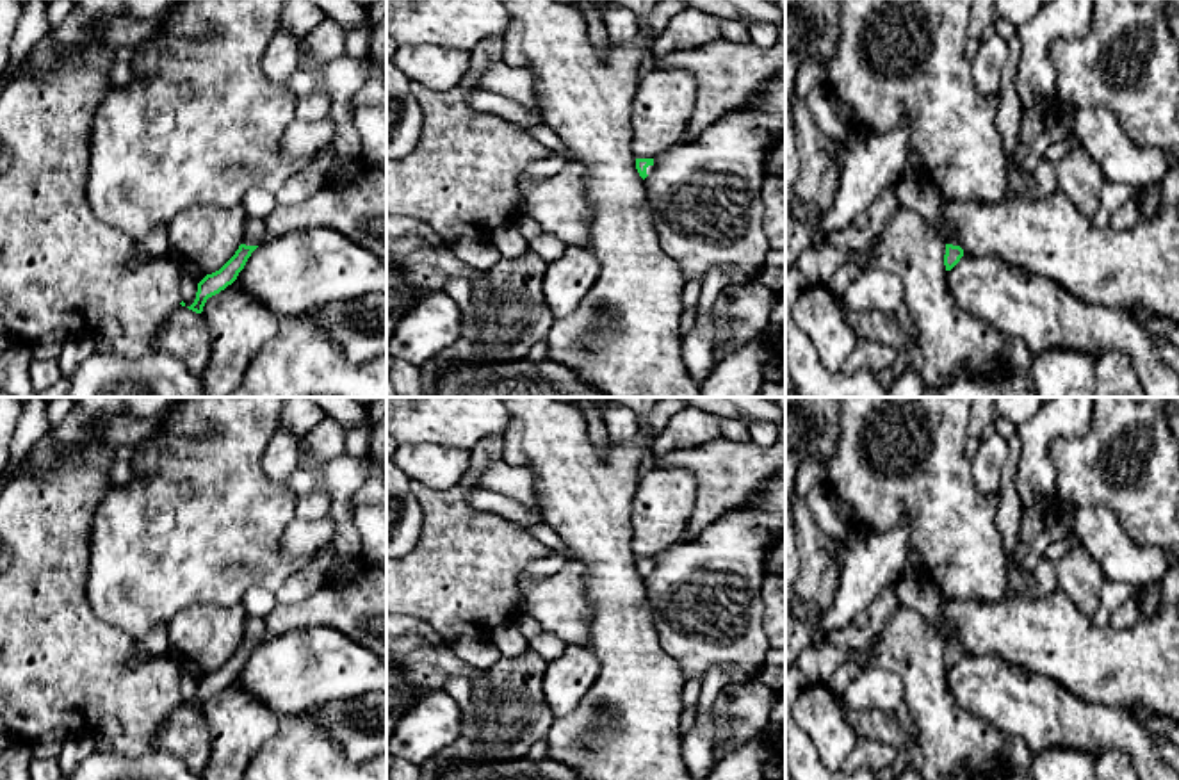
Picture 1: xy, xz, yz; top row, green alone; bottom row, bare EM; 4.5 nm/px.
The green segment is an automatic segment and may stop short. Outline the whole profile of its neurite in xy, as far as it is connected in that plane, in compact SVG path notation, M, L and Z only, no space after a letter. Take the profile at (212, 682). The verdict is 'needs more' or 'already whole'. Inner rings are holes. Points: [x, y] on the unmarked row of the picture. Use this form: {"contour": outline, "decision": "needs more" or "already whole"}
{"contour": "M248 616L242 643L219 670L207 673L198 682L196 698L187 707L196 712L201 712L207 698L232 684L237 678L239 671L244 668L251 652L265 639L267 639L265 618Z", "decision": "needs more"}

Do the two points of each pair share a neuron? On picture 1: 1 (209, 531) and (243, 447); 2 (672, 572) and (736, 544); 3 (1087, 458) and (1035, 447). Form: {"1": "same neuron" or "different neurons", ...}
{"1": "same neuron", "2": "same neuron", "3": "different neurons"}

